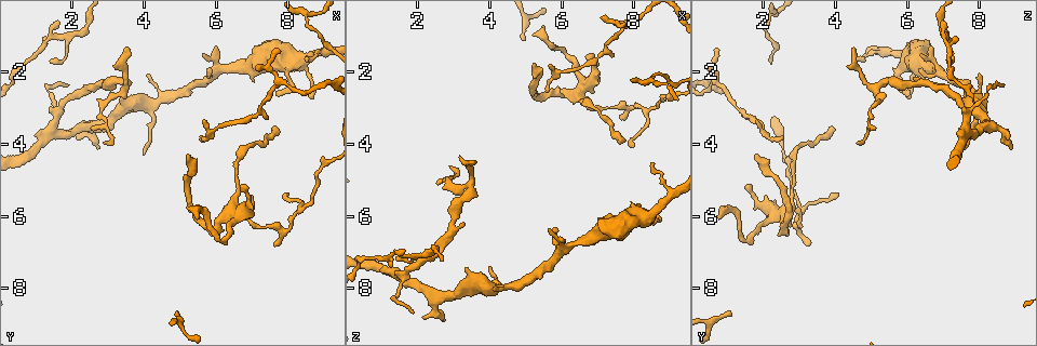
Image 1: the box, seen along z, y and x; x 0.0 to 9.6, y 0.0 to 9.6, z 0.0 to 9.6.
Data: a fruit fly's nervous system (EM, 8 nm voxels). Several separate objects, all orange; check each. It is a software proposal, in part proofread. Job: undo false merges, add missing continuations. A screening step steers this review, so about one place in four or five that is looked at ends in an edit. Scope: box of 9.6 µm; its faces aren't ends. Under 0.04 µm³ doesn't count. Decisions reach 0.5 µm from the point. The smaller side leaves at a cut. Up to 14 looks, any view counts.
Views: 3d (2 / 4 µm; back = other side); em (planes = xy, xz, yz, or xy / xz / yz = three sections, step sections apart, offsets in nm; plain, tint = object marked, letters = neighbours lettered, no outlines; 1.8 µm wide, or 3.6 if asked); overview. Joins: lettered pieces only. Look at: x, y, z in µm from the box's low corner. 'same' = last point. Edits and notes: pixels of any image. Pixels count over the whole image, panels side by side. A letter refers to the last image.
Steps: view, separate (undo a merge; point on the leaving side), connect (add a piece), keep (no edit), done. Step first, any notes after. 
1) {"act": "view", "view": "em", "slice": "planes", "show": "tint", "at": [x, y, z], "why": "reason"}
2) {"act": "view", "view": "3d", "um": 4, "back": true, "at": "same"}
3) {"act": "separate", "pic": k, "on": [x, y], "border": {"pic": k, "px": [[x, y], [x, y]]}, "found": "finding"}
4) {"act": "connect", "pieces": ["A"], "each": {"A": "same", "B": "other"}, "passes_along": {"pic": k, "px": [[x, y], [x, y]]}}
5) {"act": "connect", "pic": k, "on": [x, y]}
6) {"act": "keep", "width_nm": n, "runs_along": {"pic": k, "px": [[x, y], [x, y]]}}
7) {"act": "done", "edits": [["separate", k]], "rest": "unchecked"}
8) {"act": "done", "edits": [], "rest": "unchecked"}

{"act": "view", "view": "3d", "um": 2, "at": [5.50, 6.10, 0.80], "why": "tapers out"}

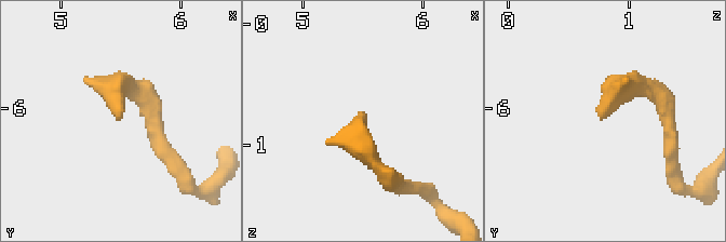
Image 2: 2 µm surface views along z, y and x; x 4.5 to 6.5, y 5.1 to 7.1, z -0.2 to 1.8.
{"act": "view", "view": "em", "slice": "planes", "show": "plain", "at": [5.50, 6.08, 0.74], "why": "now the EM"}

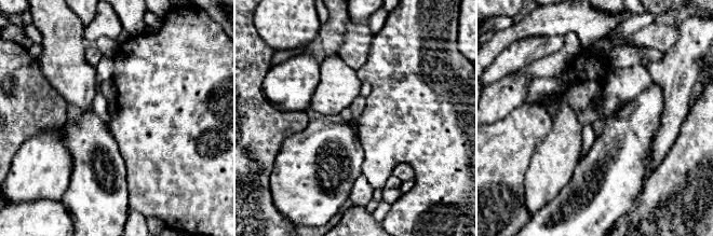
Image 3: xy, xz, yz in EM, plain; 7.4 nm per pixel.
{"act": "view", "view": "em", "slice": "planes", "show": "letters", "at": "same", "why": "see the neighbours"}

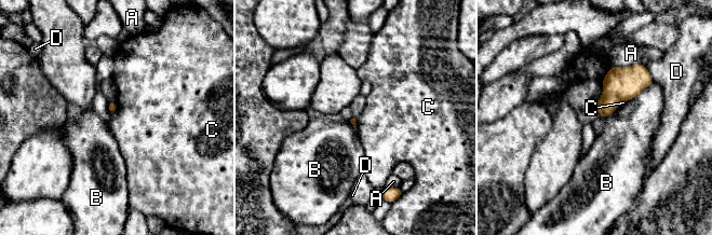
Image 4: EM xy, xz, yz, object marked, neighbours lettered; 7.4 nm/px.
{"act": "keep", "longest_contact_nm": ["B", 260], "each": {"A": "other", "B": "other", "C": "other", "D": "other"}, "found": "none of them fits"}

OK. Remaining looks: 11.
{"act": "view", "view": "em", "slice": "xz", "step": 8, "show": "letters", "at": [2.90, 3.90, 4.65], "why": "tapers out"}

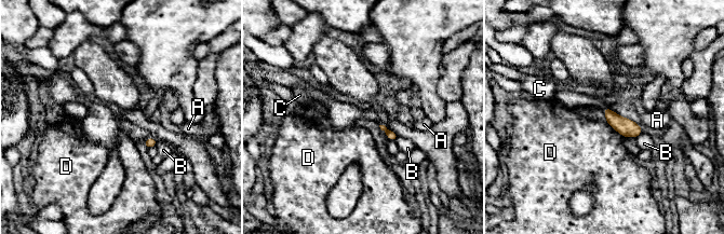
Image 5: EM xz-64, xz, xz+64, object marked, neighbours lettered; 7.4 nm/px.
{"act": "keep", "each": {"A": "other", "B": "other", "C": "other", "D": "other"}, "border": {"pic": 5, "px": [[606, 121], [625, 137]]}, "found": "none of them fits"}

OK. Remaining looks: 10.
{"act": "view", "view": "em", "slice": "yz", "step": 4, "show": "tint", "at": [7.65, 3.55, 3.95]}

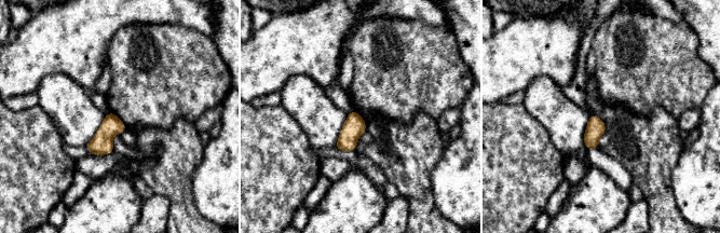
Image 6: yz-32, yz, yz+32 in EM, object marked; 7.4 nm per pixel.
{"act": "view", "view": "em", "slice": "planes", "show": "letters", "at": "same"}

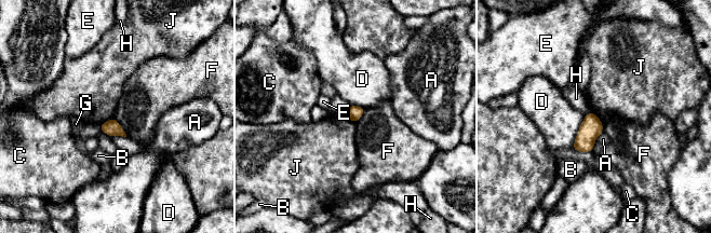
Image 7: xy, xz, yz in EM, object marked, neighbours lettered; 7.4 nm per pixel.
{"act": "keep", "longest_contact_nm": ["D", 260], "each": {"A": "other", "B": "other", "C": "other", "D": "other", "E": "other", "F": "other", "G": "other", "H": "other", "J": "other"}, "border": {"pic": 7, "px": [[590, 110], [601, 121], [603, 132]]}, "found": "none of them fits"}

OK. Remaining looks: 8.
{"act": "view", "view": "3d", "um": 4, "at": [8.65, 2.70, 6.05], "why": "an open end"}

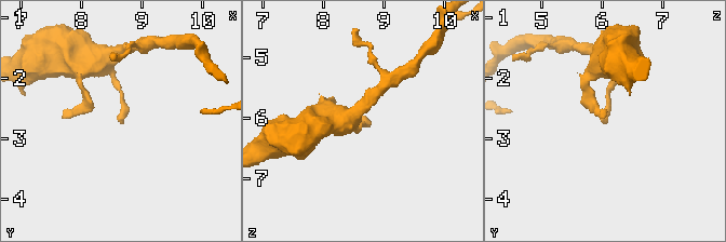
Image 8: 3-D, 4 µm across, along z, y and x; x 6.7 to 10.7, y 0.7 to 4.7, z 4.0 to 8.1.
{"act": "view", "view": "em", "slice": "planes", "show": "letters", "at": [8.70, 2.75, 6.05], "why": "now the EM"}

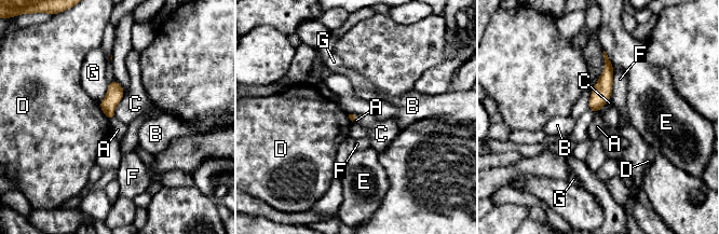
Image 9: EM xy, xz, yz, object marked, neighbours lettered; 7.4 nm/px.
{"act": "keep", "each": {"A": "other", "B": "other", "C": "other", "D": "other", "E": "other", "F": "other", "G": "other"}, "found": "no lettered piece goes on from it"}

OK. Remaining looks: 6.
{"act": "view", "view": "em", "slice": "planes", "show": "plain", "at": [2.75, 4.15, 8.85], "why": "an open end"}

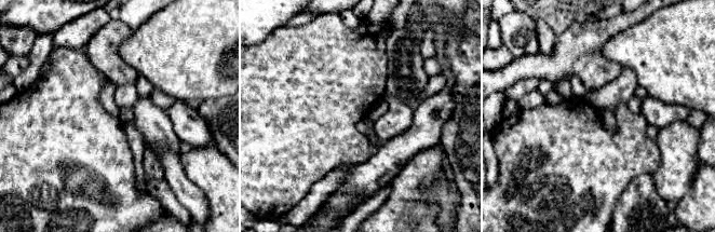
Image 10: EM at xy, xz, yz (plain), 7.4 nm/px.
{"act": "view", "view": "em", "slice": "planes", "show": "letters", "at": "same"}

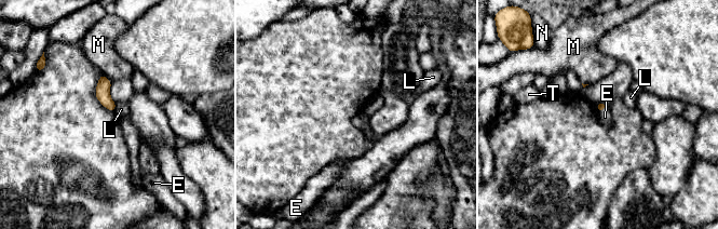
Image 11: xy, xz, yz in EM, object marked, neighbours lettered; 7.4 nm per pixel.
{"act": "connect", "pieces": ["E"], "longest_contact_nm": ["M", 110], "each": {"E": "same", "L": "other", "M": "other", "N": "other", "T": "other"}, "passes_along": {"pic": 11, "px": [[600, 106], [604, 110], [605, 117]]}, "found": "the cell continues"}

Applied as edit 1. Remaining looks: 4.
{"act": "view", "view": "overview", "why": "see it whole again"}

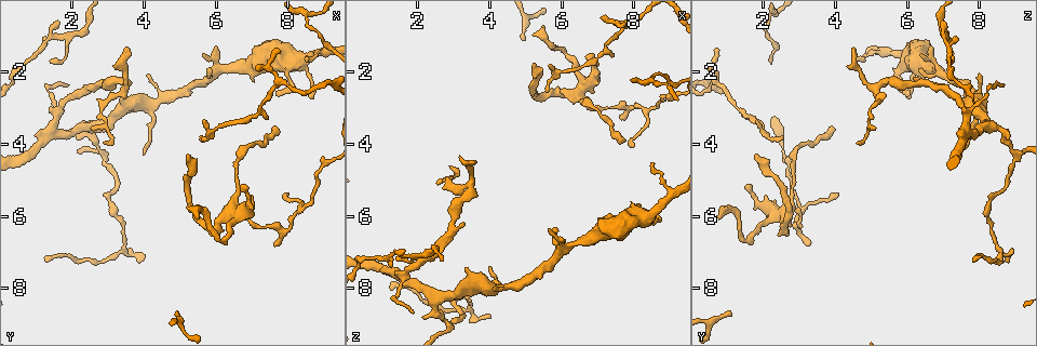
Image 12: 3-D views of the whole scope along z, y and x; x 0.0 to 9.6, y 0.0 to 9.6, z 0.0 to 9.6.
{"act": "view", "view": "3d", "um": 4, "at": [3.60, 1.35, 4.55]}

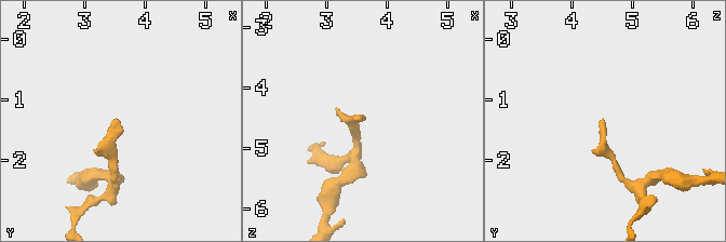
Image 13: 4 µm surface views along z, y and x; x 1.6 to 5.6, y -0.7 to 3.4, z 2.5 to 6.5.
{"act": "view", "view": "em", "slice": "planes", "show": "plain", "at": [3.50, 1.35, 4.50]}

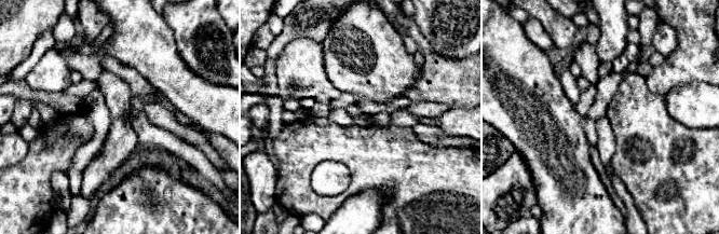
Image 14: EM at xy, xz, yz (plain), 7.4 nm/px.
{"act": "view", "view": "em", "slice": "planes", "show": "letters", "at": "same"}

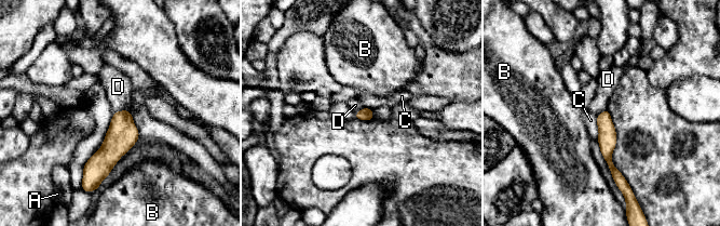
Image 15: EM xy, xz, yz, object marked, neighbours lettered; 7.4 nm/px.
{"act": "keep", "width_nm": 100, "each": {"A": "other", "B": "other", "C": "other", "D": "other"}, "found": "no lettered piece goes on from it"}

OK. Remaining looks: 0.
{"act": "done", "edits": [["connect", 11]], "rest": "unchecked"}

